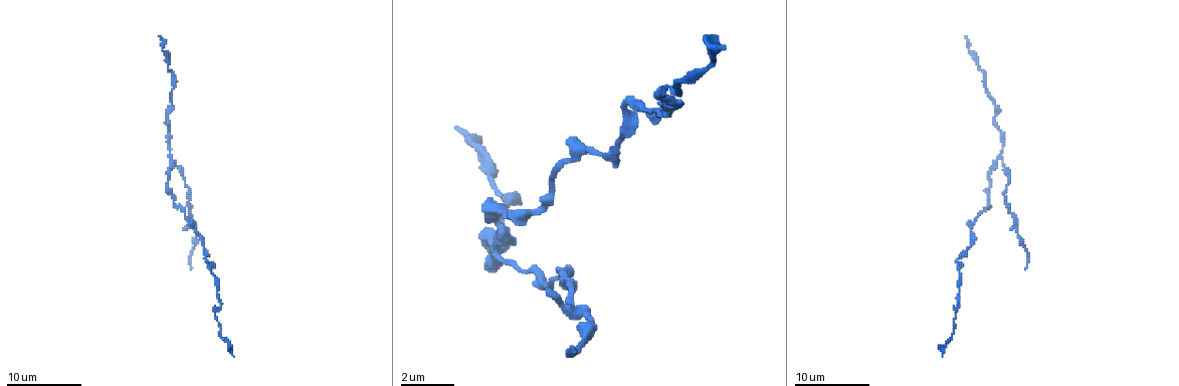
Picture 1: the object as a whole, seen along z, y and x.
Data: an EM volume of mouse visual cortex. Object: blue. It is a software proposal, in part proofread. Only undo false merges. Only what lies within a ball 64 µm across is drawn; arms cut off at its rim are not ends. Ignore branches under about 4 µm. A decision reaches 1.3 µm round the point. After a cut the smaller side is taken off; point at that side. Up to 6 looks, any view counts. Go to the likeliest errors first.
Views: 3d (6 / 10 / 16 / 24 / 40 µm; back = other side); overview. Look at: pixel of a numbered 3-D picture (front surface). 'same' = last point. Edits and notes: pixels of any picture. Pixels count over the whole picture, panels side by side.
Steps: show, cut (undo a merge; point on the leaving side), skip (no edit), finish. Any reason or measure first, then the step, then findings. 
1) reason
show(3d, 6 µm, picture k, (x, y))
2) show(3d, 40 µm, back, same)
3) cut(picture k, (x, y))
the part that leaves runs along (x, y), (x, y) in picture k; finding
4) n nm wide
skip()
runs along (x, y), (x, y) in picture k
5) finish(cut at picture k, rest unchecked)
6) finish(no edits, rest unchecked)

show(3d, 10 µm, picture 1, (205, 262))

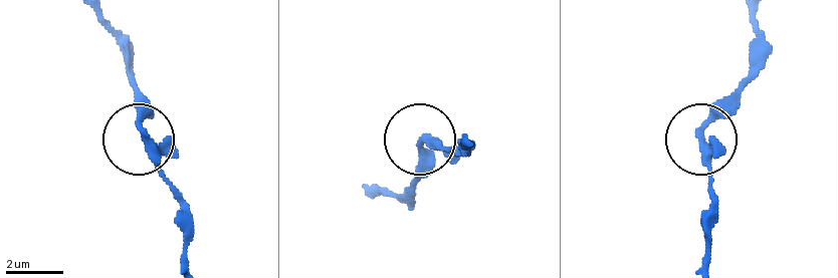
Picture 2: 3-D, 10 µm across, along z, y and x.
260 nm wide
skip()
runs along (752, 15), (759, 44), (747, 80), (701, 137), (708, 214) in picture 2; all the same neuron

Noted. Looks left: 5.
four-way junction
show(3d, 6 µm, picture 1, (994, 163))

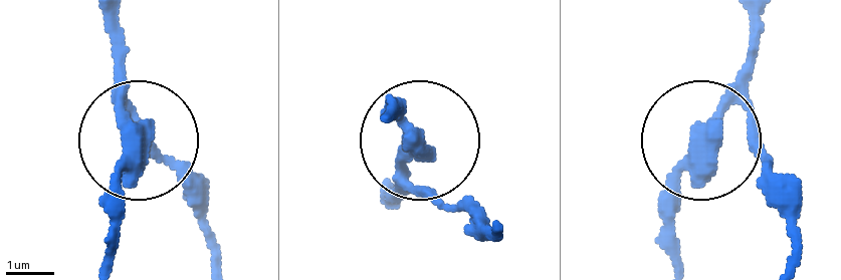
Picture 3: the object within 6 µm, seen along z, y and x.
skip()
runs along (670, 255), (674, 171), (762, 31) in picture 3; one neuron here

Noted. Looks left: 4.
narrows sharply
show(3d, 6 µm, picture 1, (973, 231))

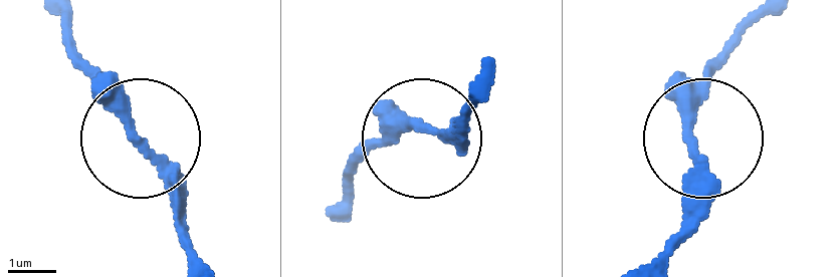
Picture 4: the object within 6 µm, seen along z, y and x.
230 nm wide
skip()
runs along (759, 22), (694, 106), (698, 214), (678, 246) in picture 4; continuous, no second neuron

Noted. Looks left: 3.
finish(no edits, rest unchecked)

